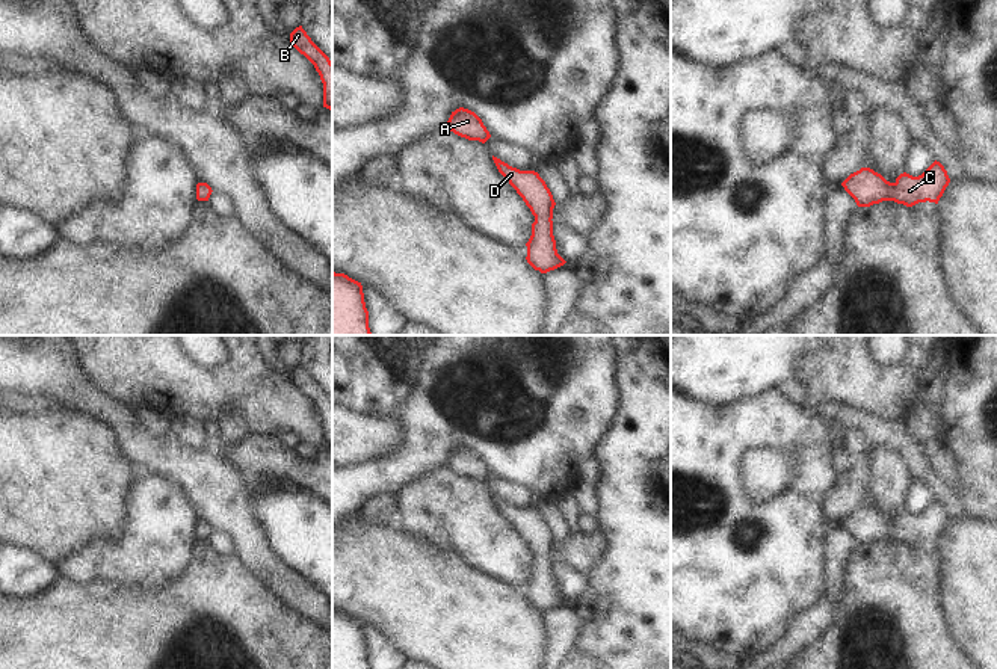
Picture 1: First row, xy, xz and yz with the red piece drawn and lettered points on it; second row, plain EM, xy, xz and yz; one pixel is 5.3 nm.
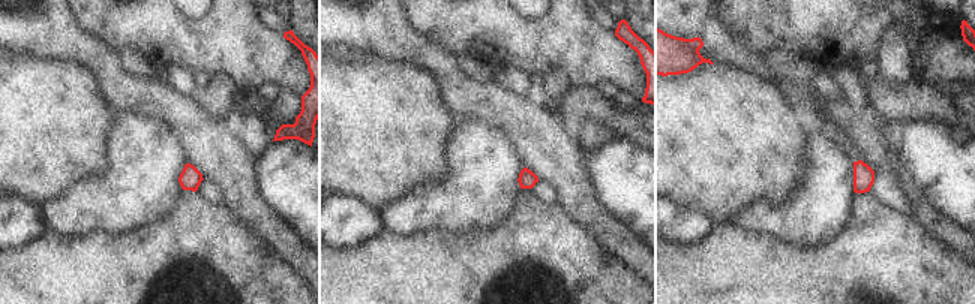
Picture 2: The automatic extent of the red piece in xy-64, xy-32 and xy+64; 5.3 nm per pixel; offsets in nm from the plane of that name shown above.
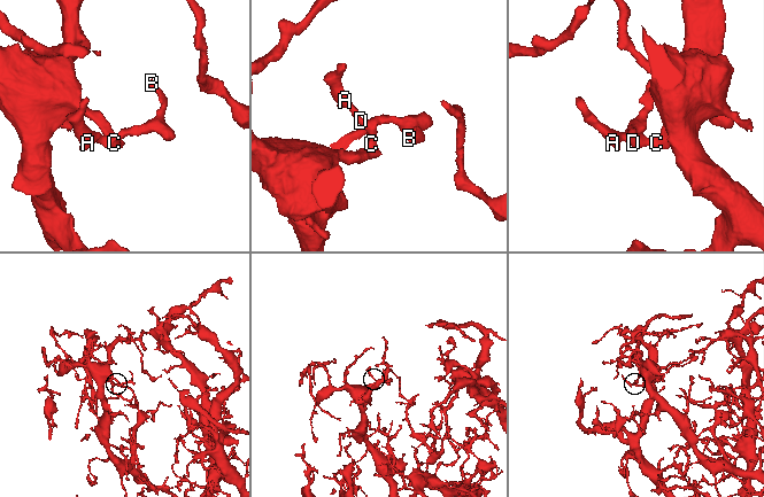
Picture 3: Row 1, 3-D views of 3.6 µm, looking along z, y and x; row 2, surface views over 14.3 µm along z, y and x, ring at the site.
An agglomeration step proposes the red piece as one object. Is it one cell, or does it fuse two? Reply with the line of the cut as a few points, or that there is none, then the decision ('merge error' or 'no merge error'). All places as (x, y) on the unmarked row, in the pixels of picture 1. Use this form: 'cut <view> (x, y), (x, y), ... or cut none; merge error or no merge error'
cut none; no merge error

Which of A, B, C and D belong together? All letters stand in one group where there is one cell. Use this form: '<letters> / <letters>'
A B C D

